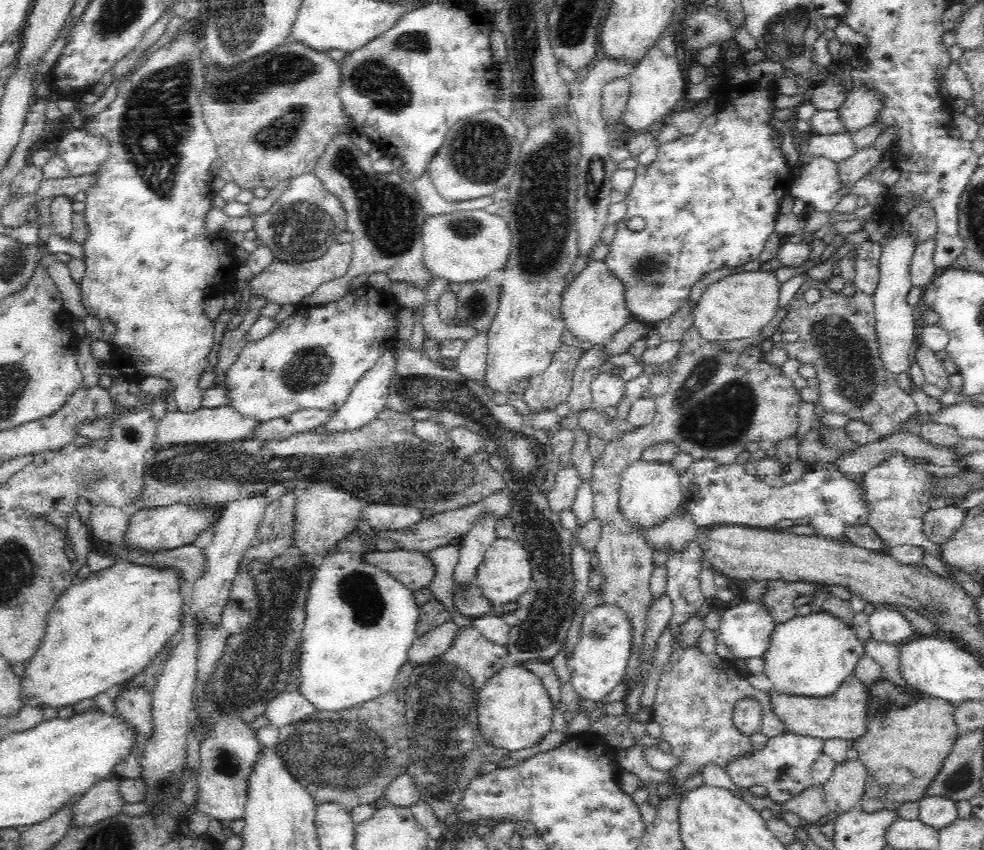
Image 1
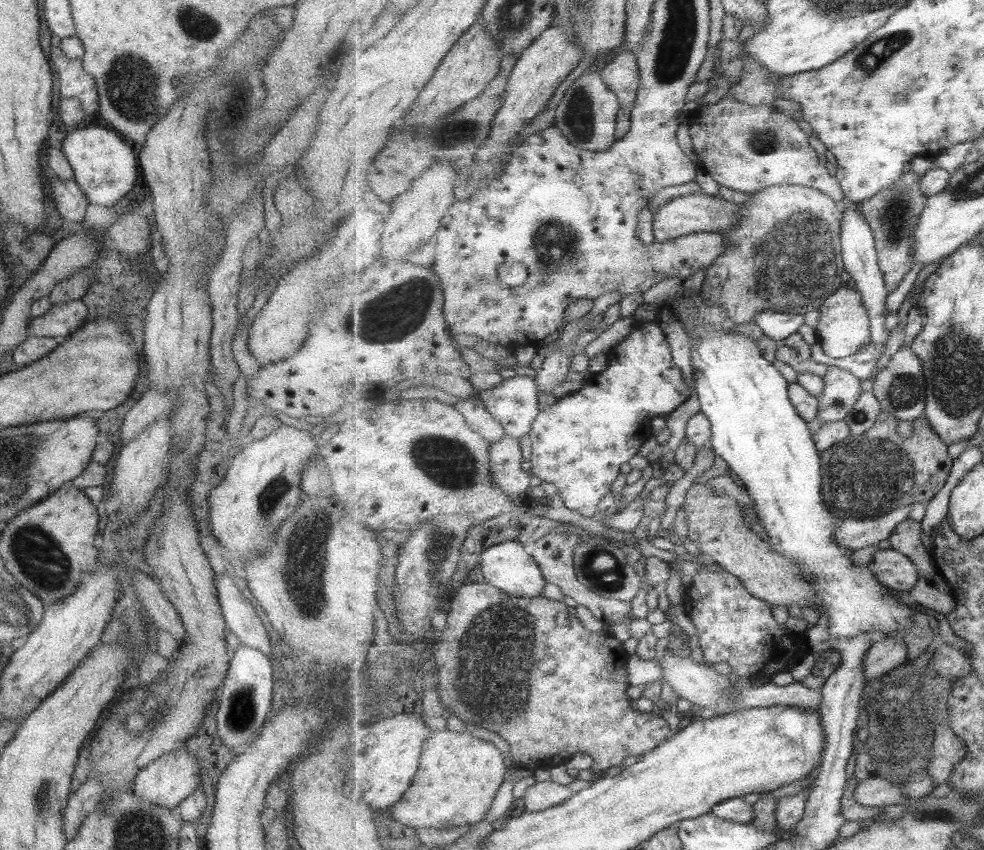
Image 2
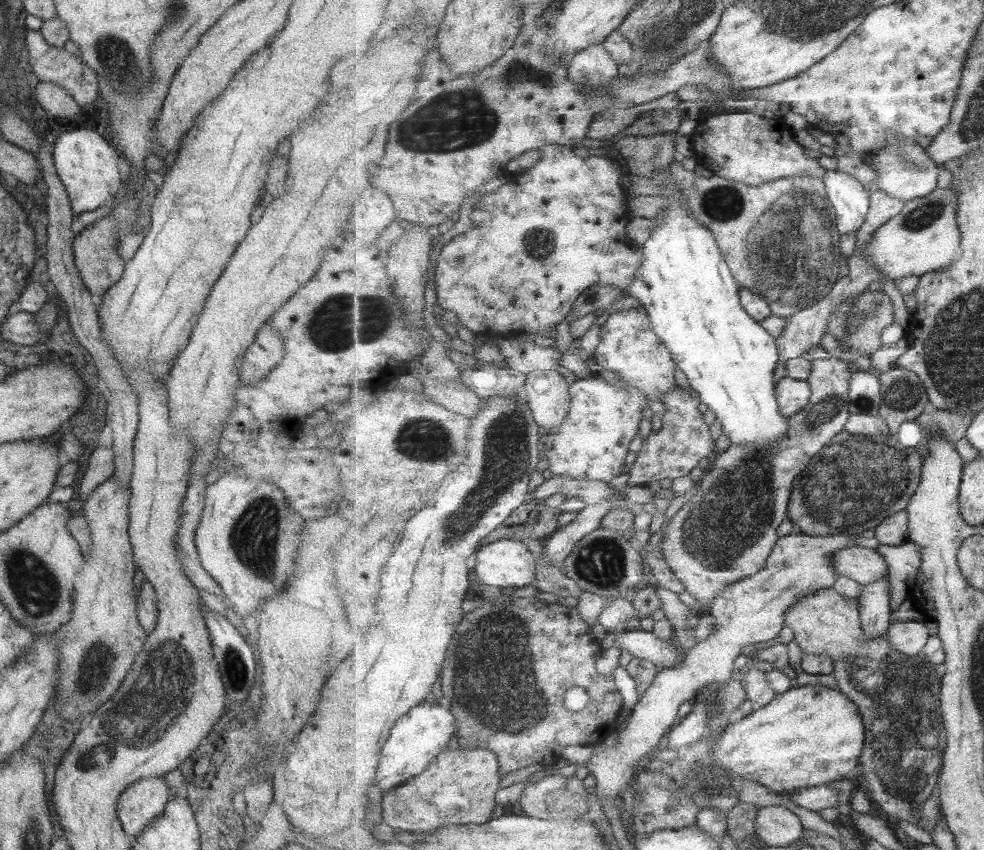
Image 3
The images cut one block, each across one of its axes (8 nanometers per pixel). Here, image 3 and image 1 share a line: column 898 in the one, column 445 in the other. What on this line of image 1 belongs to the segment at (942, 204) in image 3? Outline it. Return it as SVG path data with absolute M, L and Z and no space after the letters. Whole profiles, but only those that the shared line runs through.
M486 209L461 210L447 215L438 215L426 219L422 240L423 259L433 278L444 278L449 284L464 284L488 278L492 272L505 268L511 253L511 230L507 220L498 213L488 213Z

